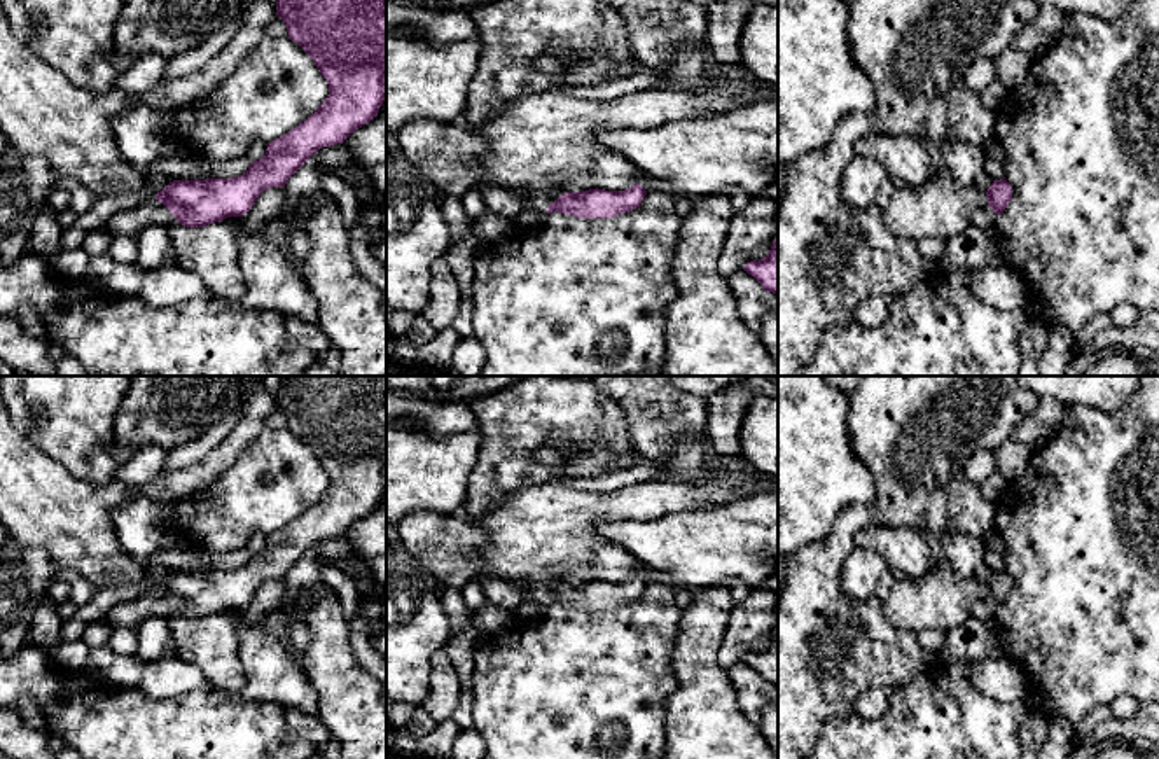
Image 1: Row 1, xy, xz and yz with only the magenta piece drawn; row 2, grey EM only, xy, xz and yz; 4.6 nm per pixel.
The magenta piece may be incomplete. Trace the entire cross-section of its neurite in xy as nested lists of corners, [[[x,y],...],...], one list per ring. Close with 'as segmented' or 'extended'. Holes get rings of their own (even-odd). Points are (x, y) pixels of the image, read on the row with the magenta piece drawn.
[[[278,0],[276,16],[283,19],[287,37],[304,49],[327,80],[325,101],[299,126],[269,142],[266,154],[250,163],[241,177],[173,180],[154,199],[112,215],[103,227],[108,234],[138,238],[152,224],[205,227],[227,217],[241,217],[252,210],[262,191],[285,187],[316,150],[343,143],[378,115],[386,100],[386,0]]]; extended

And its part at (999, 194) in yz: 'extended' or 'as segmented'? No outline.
extended

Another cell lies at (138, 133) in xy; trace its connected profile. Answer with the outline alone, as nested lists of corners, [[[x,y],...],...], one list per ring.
[[[136,103],[129,112],[112,121],[112,133],[124,159],[138,171],[147,173],[161,161],[161,147],[166,136],[157,110]]]

